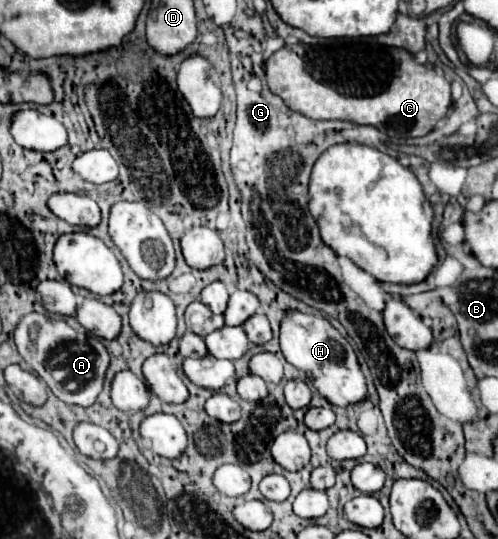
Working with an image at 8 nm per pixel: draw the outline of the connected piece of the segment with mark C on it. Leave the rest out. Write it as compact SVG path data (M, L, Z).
M336 38L316 46L294 44L274 52L264 64L264 80L286 106L312 120L350 120L354 124L370 124L394 138L426 136L450 108L450 84L430 66L418 64L414 56L402 48L370 44L366 38Z

